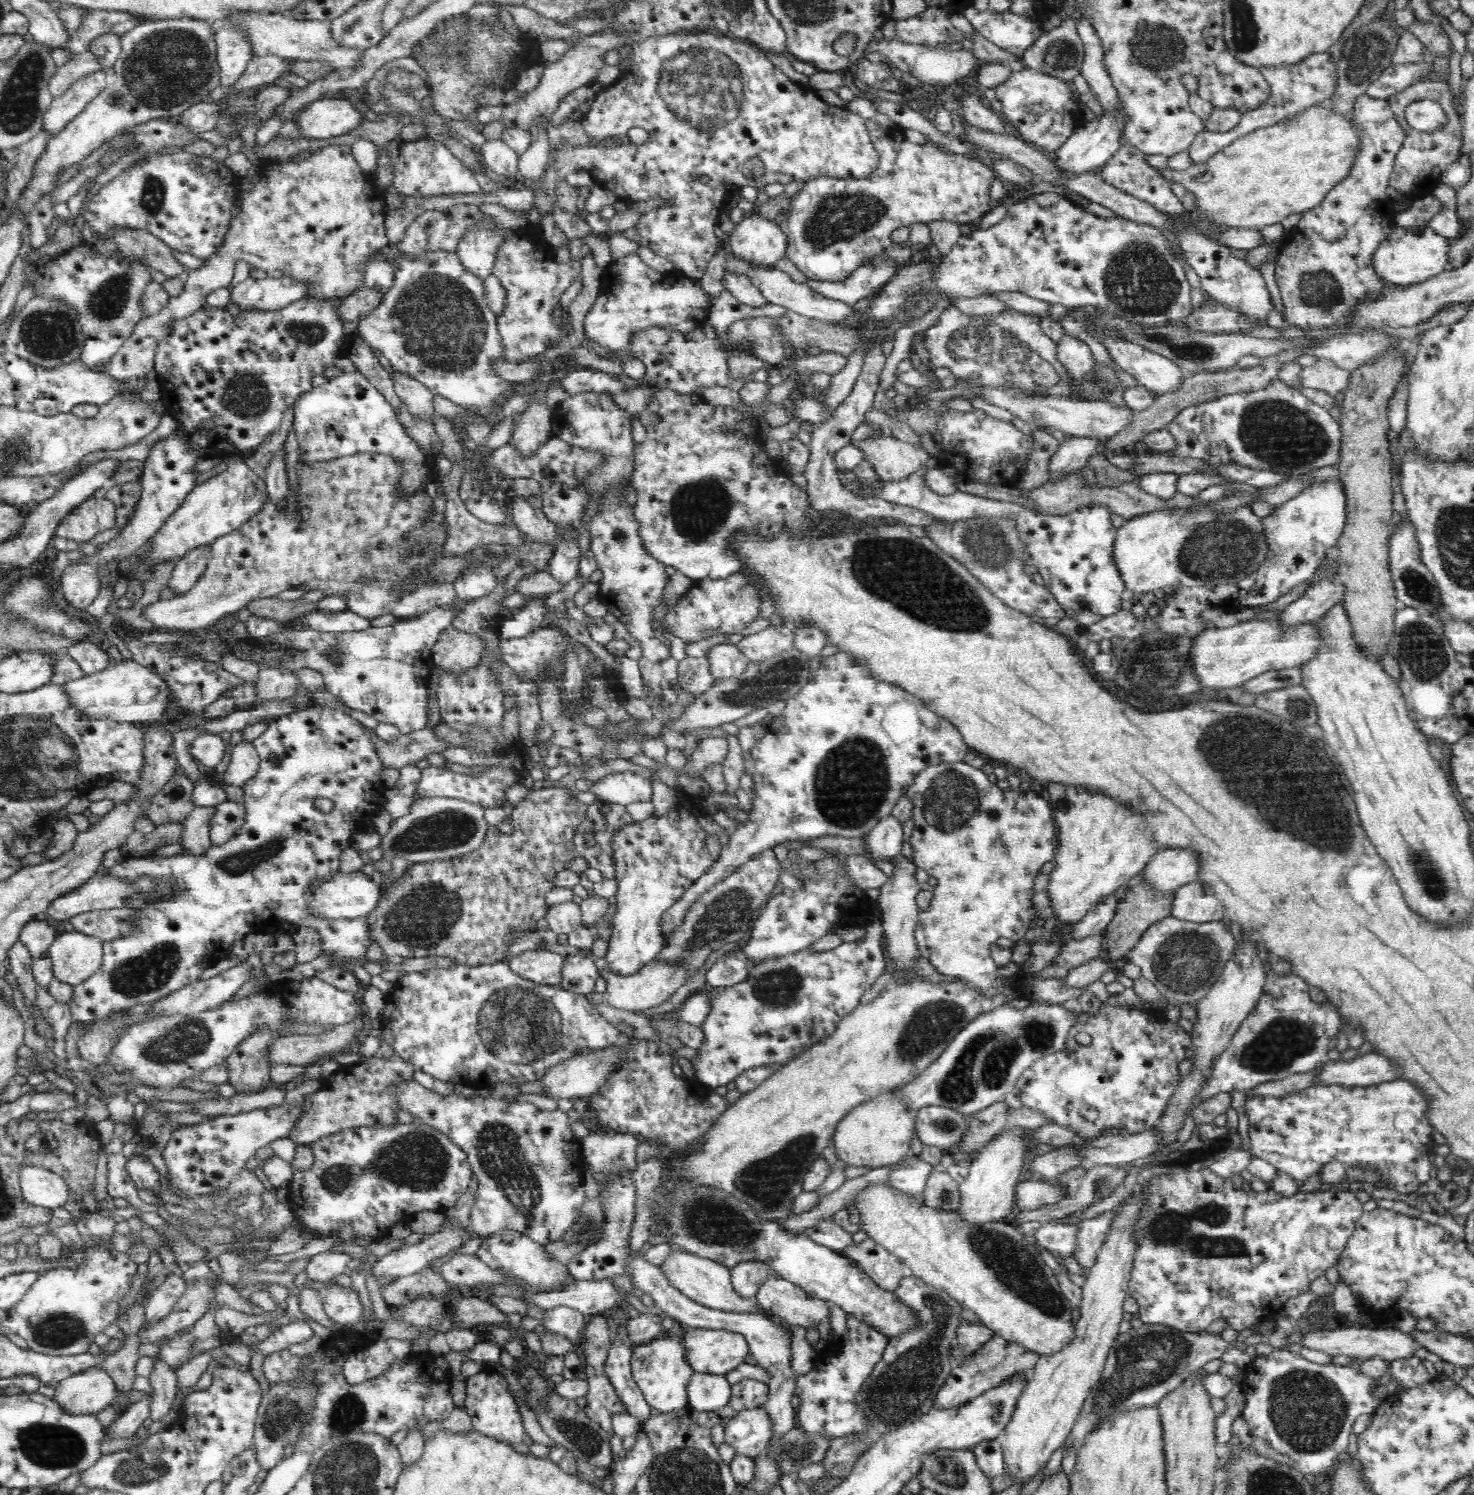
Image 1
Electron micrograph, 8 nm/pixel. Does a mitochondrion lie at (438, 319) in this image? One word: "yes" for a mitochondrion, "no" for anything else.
yes

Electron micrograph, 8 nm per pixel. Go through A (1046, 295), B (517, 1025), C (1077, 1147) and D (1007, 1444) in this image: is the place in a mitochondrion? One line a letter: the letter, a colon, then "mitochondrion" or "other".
A: other
B: mitochondrion
C: other
D: other

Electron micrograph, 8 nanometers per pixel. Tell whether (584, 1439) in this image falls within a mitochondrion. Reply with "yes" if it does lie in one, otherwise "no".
yes

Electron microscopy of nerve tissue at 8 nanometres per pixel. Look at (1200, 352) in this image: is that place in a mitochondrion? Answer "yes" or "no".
yes

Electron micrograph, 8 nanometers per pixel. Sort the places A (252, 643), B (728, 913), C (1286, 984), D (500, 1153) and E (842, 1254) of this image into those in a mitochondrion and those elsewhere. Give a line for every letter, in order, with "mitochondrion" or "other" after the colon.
A: other
B: mitochondrion
C: other
D: mitochondrion
E: other

